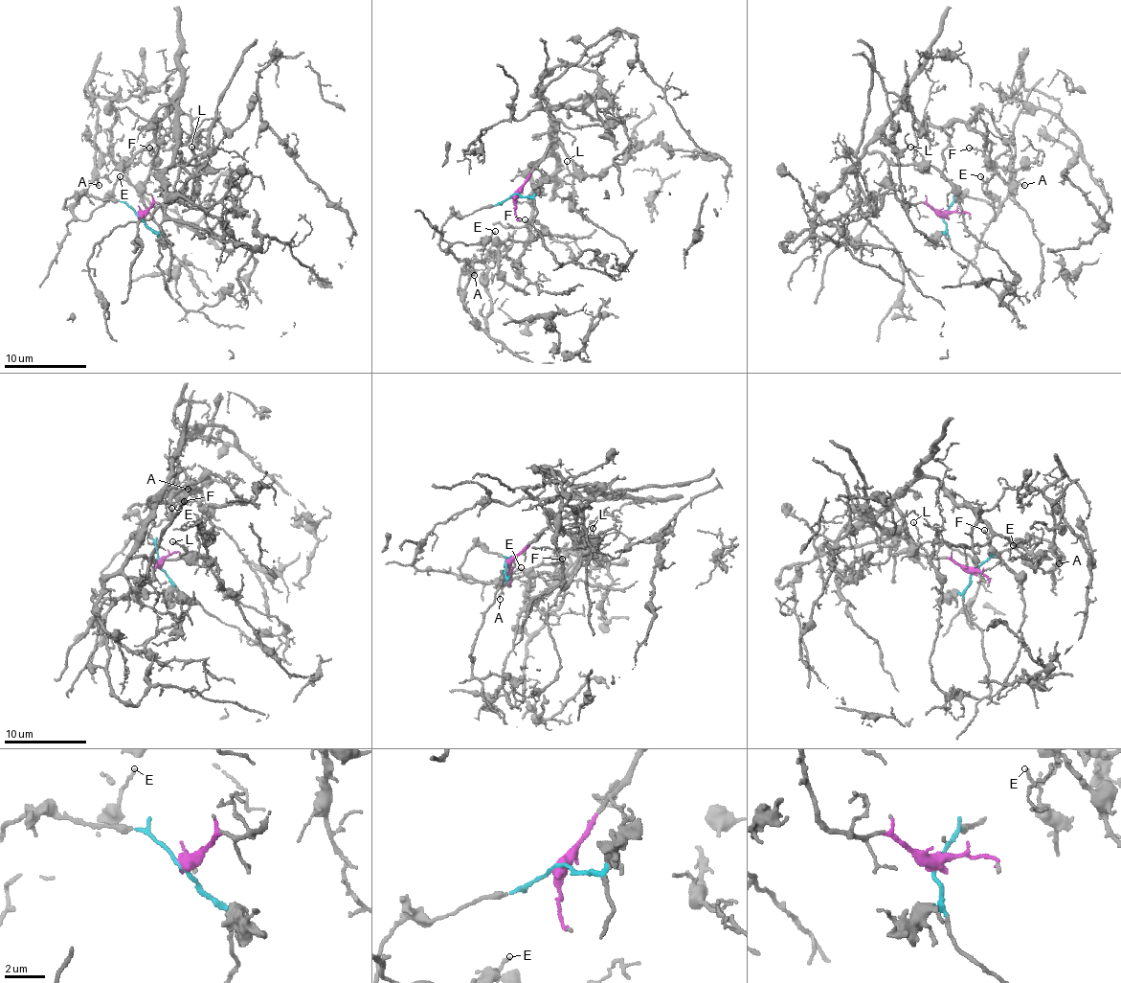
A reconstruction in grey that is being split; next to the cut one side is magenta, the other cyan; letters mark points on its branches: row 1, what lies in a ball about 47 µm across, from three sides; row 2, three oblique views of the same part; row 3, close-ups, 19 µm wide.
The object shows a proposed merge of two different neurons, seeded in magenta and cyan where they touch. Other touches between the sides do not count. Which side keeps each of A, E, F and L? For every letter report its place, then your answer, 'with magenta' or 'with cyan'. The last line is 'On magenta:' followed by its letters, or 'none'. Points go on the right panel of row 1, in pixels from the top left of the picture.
A: place (1024, 185); with cyan
E: place (980, 176); with cyan
F: place (969, 148); with magenta
L: place (910, 147); with magenta
On magenta: F, L

